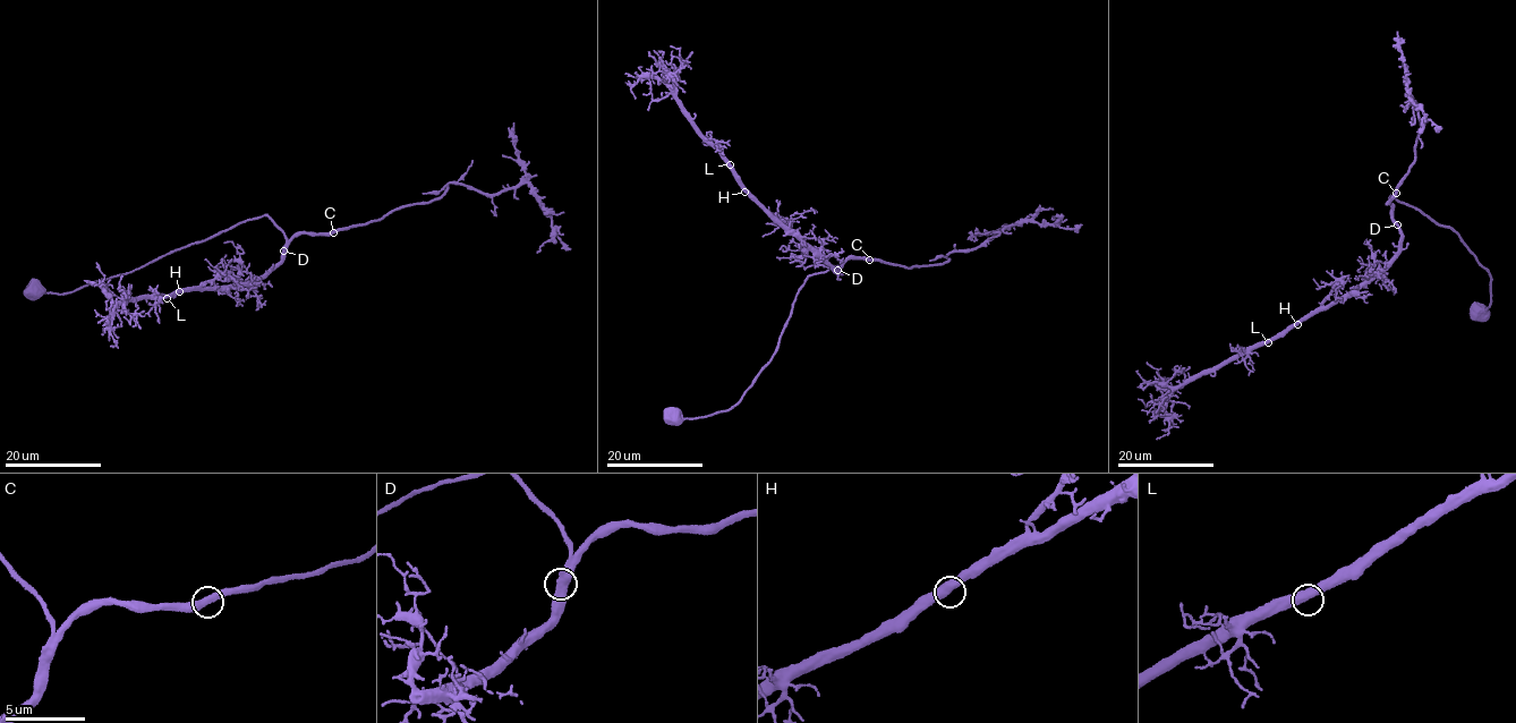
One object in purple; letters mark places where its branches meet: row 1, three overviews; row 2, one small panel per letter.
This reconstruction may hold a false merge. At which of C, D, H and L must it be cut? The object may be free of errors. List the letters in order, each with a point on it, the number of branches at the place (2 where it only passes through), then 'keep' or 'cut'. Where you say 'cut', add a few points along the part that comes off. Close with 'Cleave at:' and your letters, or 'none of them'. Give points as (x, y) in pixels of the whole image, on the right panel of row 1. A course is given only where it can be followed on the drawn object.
C: at (1396, 193); 2 branches meet; keep
D: at (1397, 224); 2 branches meet; keep
H: at (1297, 324); 2 branches meet; keep
L: at (1268, 342); 2 branches meet; keep
Cleave at: none of them

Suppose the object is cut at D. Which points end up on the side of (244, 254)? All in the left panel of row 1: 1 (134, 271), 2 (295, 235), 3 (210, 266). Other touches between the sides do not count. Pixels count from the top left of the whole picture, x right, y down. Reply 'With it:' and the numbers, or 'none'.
With it: 2, 3

